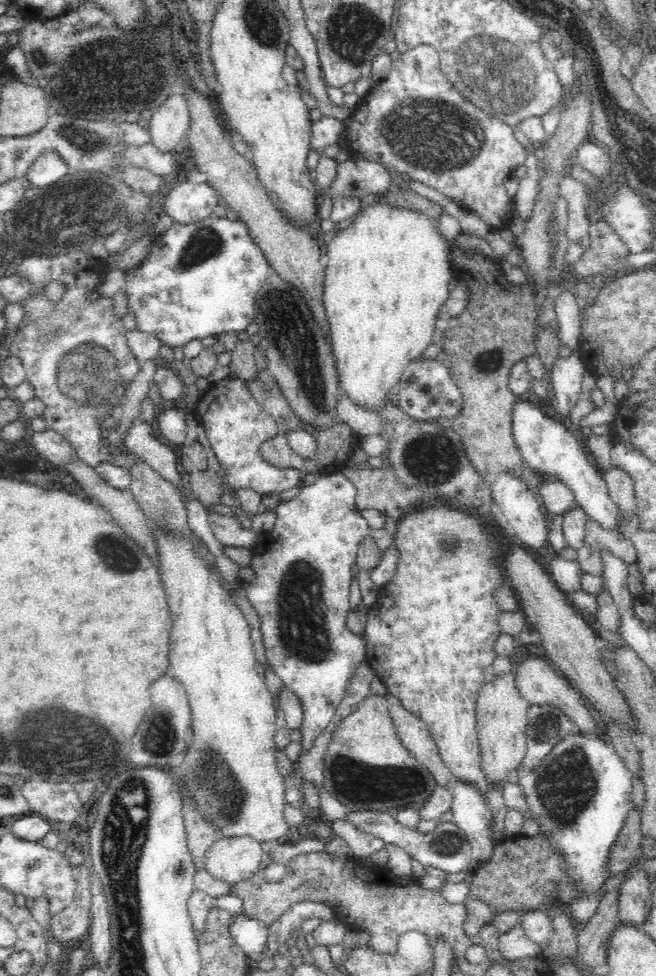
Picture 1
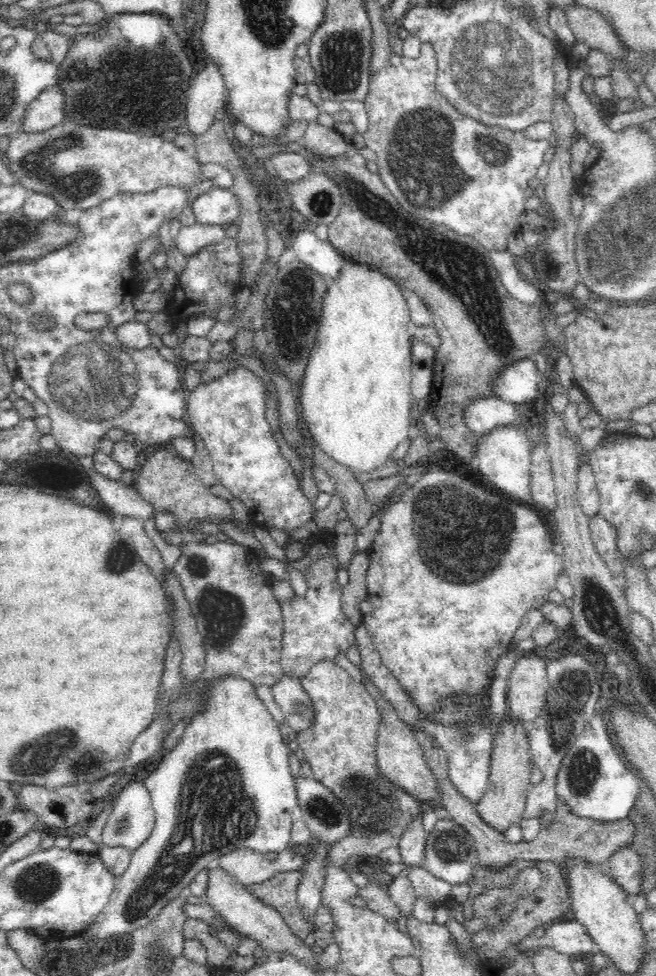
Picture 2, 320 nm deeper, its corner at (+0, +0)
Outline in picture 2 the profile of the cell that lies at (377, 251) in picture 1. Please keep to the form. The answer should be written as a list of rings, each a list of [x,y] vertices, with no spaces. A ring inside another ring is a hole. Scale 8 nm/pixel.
[[[347,261],[340,275],[328,282],[328,291],[323,301],[323,311],[320,318],[320,328],[310,351],[304,378],[297,388],[300,416],[304,418],[304,422],[310,431],[310,436],[312,436],[317,447],[332,460],[342,463],[342,466],[347,466],[353,472],[372,472],[372,470],[376,470],[382,464],[388,462],[390,454],[396,450],[396,446],[408,439],[408,430],[415,423],[410,418],[410,406],[412,403],[412,397],[410,396],[412,336],[409,333],[409,326],[412,322],[406,299],[404,299],[400,287],[398,279],[390,278],[386,272],[380,271],[378,267]]]

